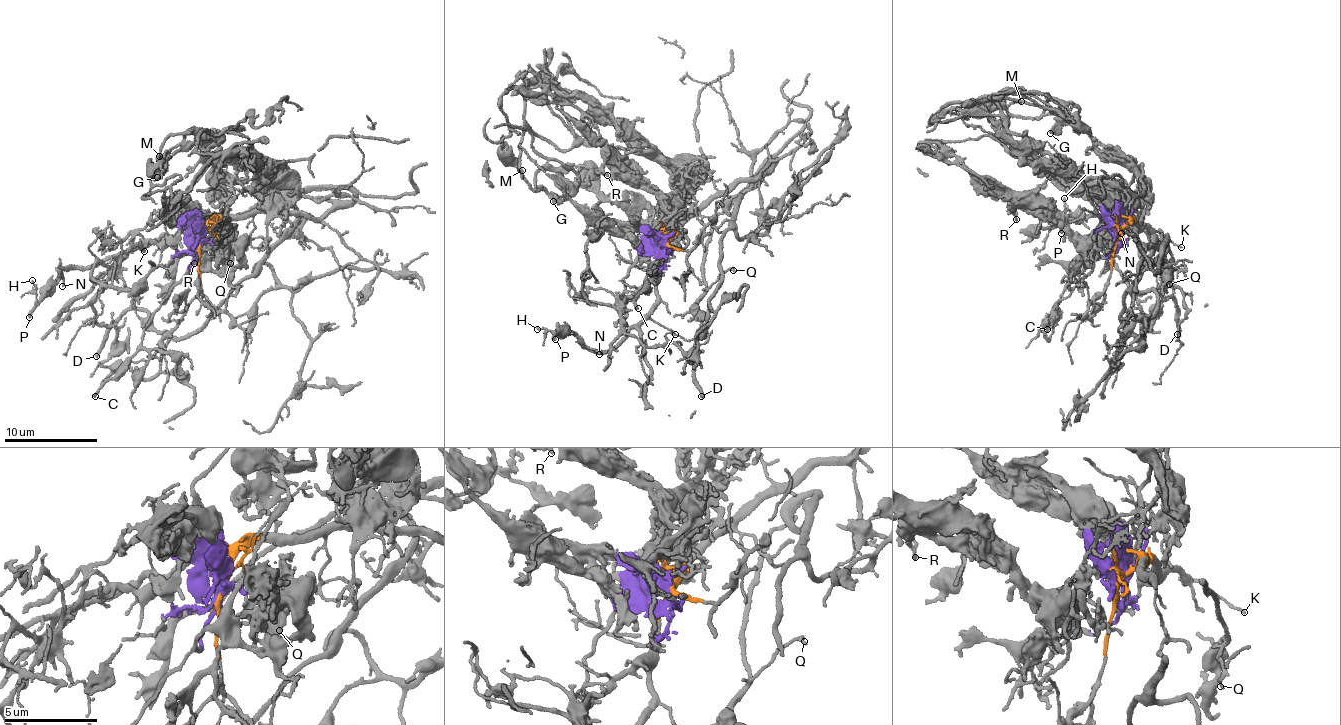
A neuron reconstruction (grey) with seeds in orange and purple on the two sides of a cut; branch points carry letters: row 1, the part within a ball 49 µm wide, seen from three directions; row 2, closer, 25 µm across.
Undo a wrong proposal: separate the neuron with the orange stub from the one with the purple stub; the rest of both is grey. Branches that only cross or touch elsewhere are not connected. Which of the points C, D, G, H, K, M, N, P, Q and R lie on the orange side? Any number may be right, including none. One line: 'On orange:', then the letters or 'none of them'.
On orange: D, H, K, N, P, Q

